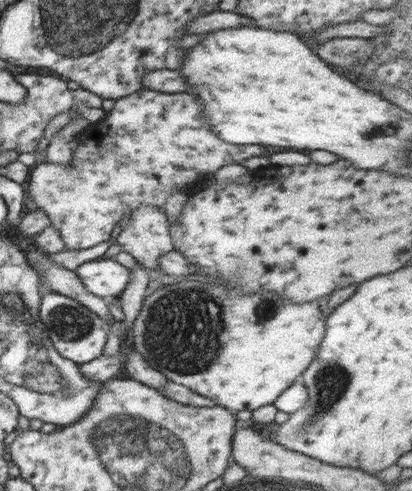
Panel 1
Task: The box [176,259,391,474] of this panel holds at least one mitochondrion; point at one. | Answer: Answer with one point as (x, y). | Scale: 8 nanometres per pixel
(332, 381)

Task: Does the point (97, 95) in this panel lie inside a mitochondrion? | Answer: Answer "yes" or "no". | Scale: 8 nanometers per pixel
no

